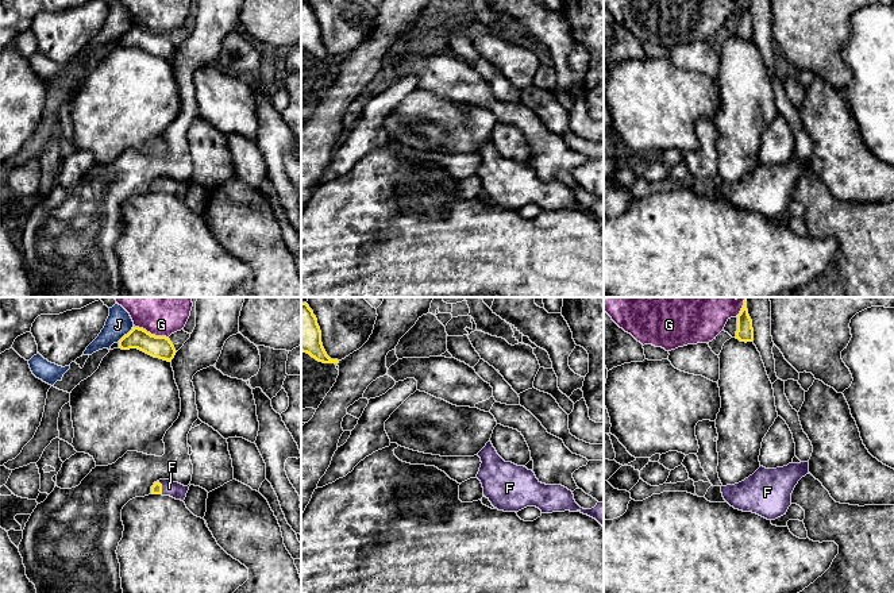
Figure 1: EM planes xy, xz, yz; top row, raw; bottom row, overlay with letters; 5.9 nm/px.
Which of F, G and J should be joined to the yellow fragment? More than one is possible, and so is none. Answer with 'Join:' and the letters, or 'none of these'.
Join: F

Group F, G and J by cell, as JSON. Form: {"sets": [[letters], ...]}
{"sets": [["F"], ["G"], ["J"]]}

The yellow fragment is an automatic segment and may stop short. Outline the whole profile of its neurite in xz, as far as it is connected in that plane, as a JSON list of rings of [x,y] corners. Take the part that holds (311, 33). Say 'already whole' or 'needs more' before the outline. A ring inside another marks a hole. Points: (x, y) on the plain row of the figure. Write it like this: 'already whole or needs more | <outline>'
already whole | [[[301,0],[301,49],[323,61],[339,61],[327,53],[317,16],[307,0]]]

